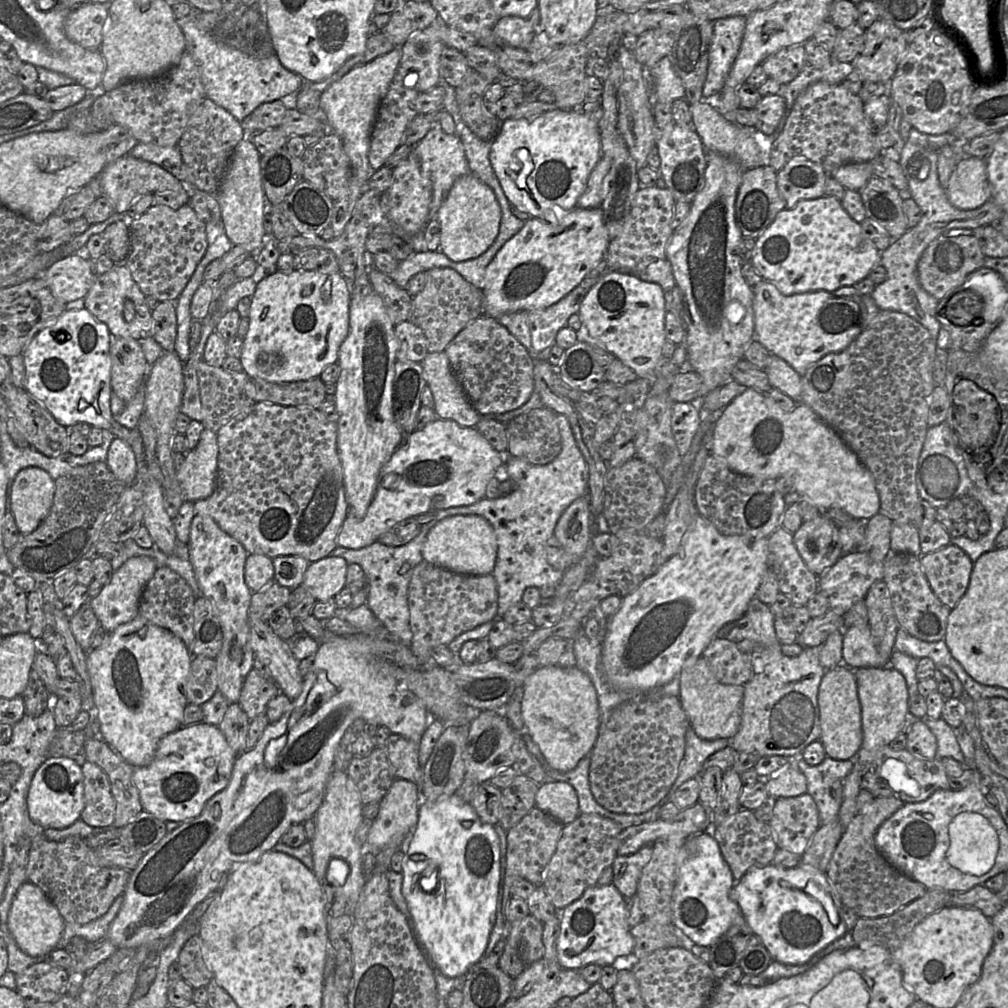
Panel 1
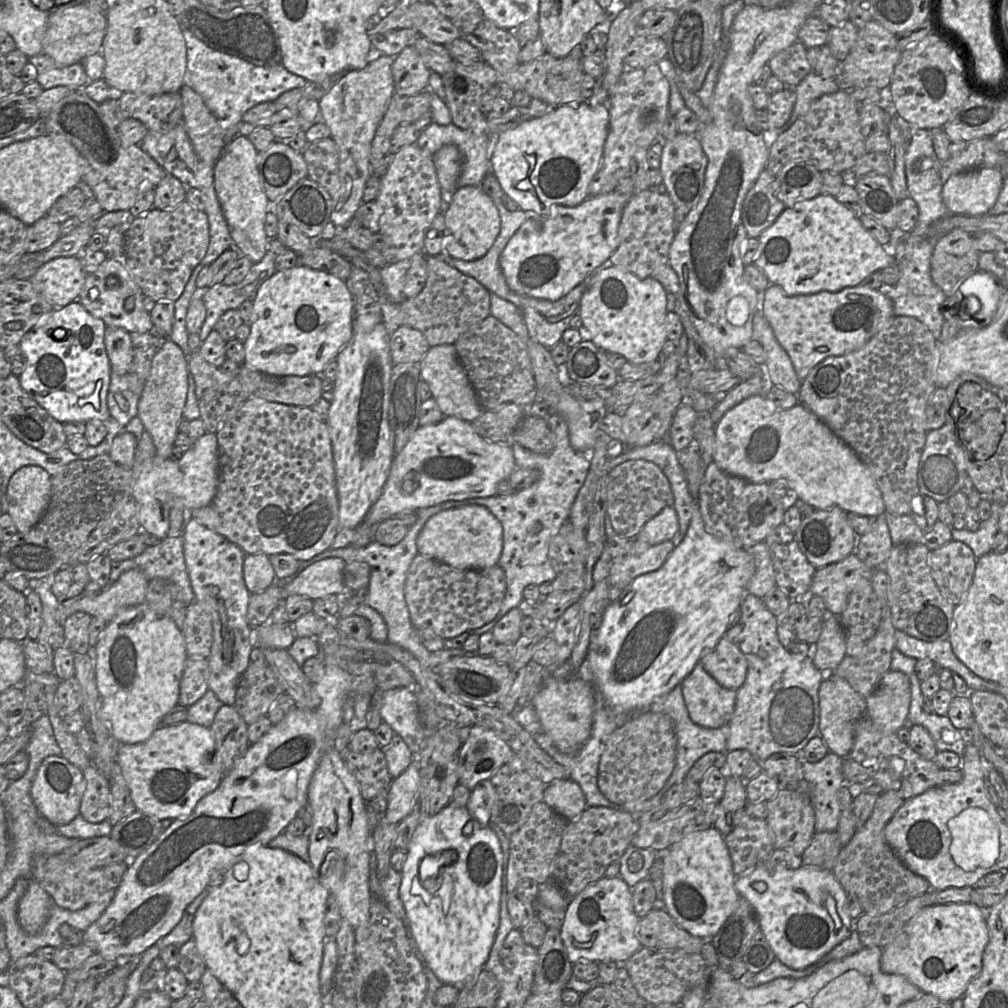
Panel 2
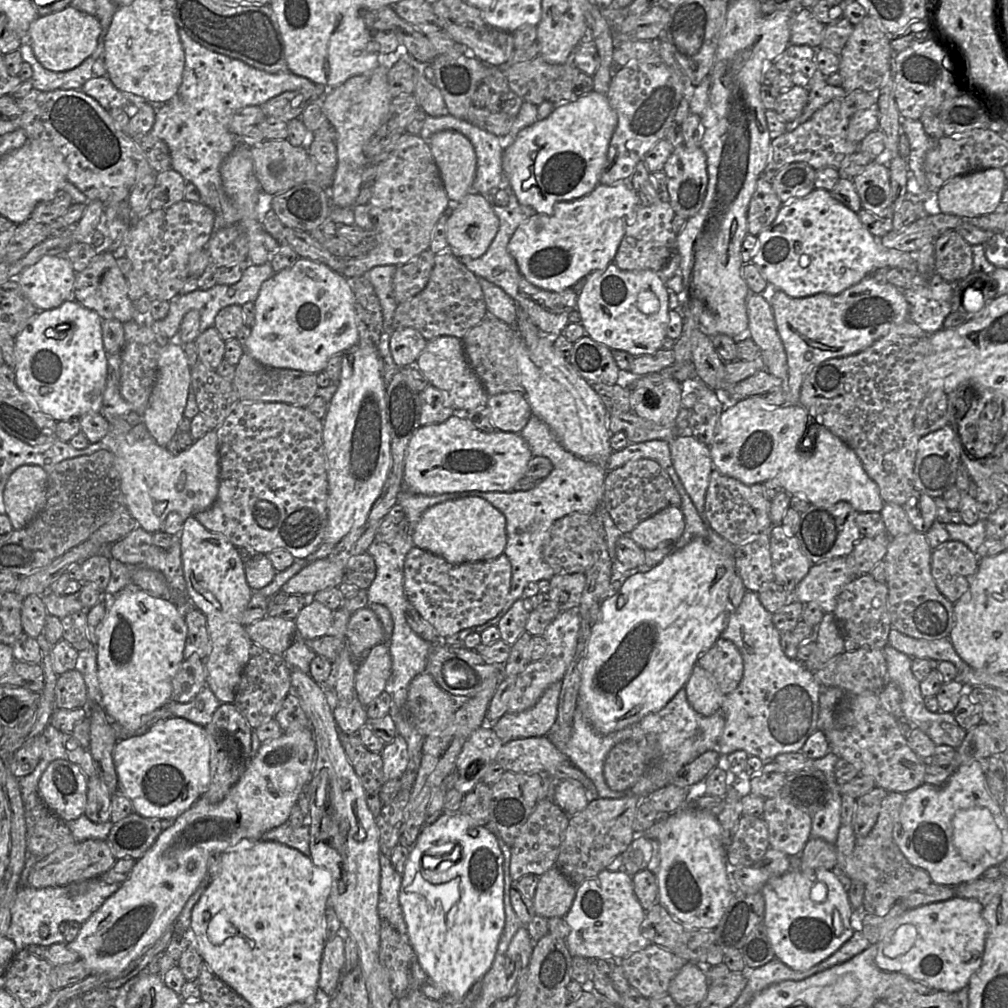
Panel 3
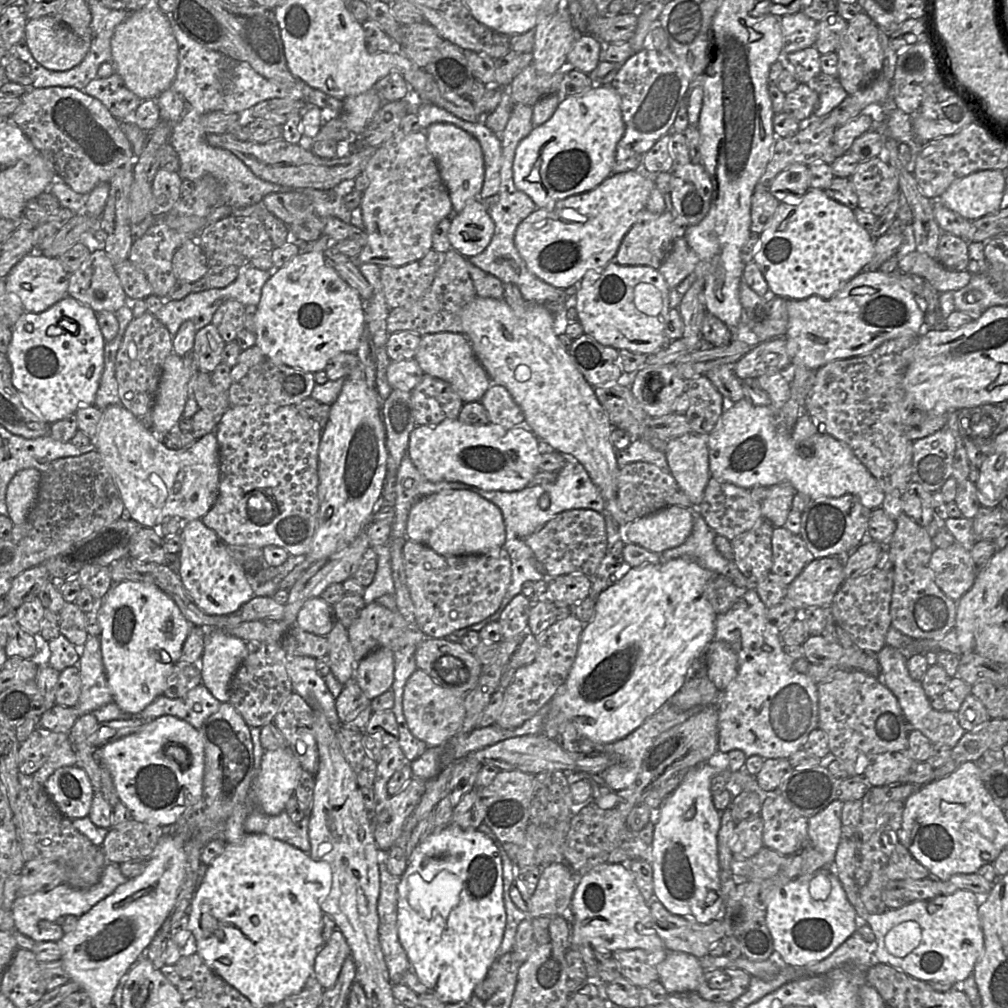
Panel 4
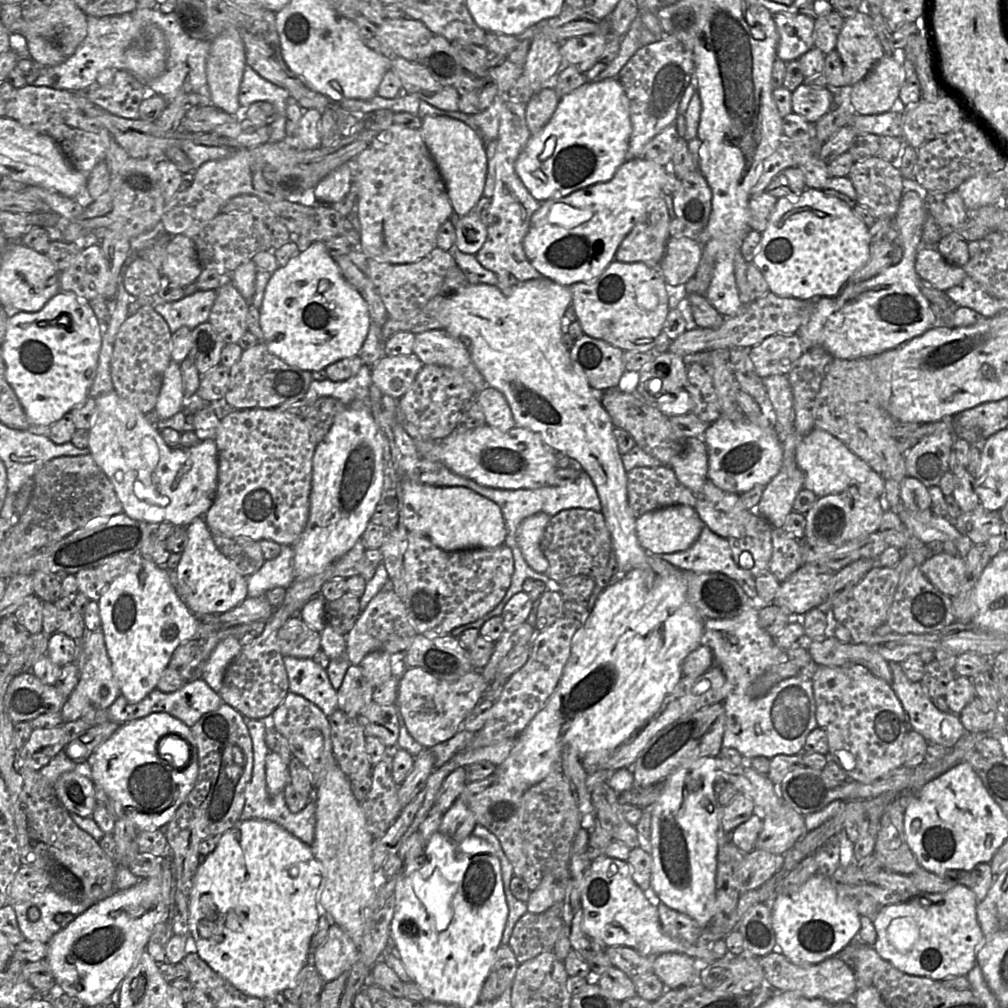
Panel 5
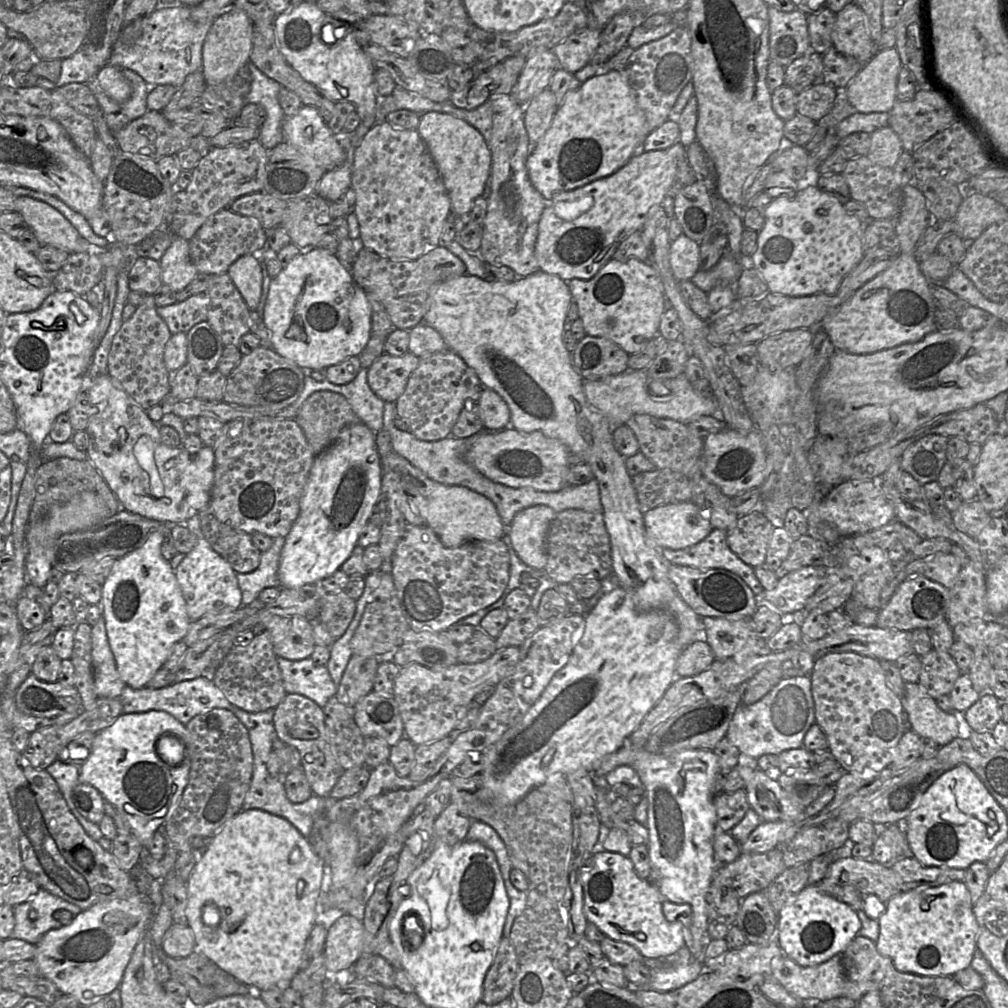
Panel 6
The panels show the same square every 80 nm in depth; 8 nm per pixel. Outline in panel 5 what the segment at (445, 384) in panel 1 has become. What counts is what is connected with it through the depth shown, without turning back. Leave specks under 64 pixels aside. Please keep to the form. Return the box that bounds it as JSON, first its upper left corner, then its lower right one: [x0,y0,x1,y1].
[413,329,489,395]

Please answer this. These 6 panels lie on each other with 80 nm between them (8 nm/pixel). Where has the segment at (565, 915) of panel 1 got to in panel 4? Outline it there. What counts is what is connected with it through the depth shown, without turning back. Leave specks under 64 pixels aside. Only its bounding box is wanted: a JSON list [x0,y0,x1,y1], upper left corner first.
[569,862,665,952]

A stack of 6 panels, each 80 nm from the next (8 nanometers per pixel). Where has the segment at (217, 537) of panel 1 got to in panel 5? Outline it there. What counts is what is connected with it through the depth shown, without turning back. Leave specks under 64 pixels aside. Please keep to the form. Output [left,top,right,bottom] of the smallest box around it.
[176,517,248,694]

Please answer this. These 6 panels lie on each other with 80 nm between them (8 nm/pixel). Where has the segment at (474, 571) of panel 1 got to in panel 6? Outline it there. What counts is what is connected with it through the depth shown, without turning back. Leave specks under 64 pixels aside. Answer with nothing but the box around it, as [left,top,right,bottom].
[381,451,506,548]

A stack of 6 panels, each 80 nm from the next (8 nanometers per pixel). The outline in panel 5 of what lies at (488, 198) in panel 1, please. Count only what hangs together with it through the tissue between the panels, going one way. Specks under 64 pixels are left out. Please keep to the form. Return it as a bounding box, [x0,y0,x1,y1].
[455,211,487,254]

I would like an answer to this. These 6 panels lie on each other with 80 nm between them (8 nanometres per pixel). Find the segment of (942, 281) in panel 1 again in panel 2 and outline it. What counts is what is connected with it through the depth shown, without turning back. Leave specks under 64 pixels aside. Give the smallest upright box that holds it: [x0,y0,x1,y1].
[931,229,979,296]

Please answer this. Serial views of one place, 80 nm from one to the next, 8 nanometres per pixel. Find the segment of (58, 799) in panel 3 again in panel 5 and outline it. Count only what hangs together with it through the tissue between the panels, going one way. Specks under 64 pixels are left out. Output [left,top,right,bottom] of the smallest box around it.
[53,771,97,817]

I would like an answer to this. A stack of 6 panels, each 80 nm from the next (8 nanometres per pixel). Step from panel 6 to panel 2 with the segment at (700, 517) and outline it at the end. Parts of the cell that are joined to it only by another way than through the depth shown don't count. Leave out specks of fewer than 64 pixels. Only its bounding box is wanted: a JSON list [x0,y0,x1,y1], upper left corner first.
[637,506,679,544]

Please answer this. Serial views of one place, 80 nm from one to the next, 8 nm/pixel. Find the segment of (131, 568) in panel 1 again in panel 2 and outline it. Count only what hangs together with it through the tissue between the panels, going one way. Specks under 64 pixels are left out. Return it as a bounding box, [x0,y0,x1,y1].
[58,569,148,623]

